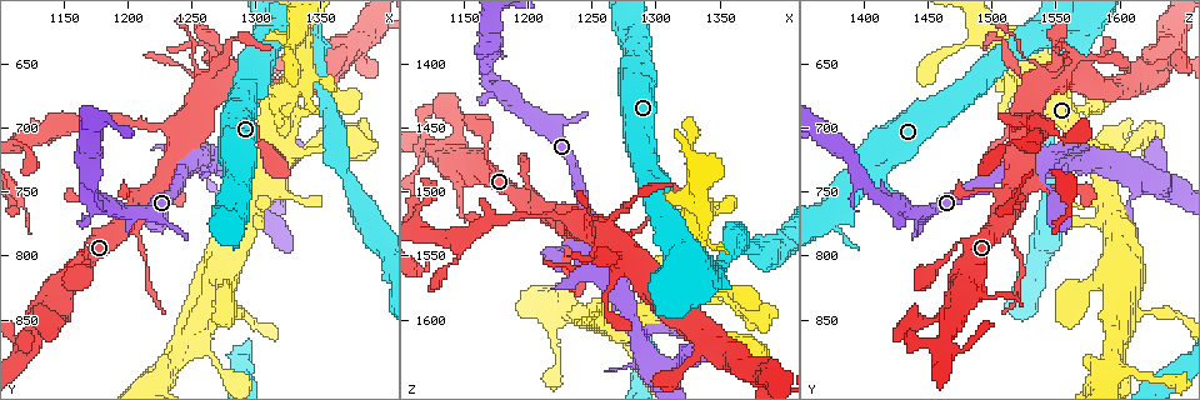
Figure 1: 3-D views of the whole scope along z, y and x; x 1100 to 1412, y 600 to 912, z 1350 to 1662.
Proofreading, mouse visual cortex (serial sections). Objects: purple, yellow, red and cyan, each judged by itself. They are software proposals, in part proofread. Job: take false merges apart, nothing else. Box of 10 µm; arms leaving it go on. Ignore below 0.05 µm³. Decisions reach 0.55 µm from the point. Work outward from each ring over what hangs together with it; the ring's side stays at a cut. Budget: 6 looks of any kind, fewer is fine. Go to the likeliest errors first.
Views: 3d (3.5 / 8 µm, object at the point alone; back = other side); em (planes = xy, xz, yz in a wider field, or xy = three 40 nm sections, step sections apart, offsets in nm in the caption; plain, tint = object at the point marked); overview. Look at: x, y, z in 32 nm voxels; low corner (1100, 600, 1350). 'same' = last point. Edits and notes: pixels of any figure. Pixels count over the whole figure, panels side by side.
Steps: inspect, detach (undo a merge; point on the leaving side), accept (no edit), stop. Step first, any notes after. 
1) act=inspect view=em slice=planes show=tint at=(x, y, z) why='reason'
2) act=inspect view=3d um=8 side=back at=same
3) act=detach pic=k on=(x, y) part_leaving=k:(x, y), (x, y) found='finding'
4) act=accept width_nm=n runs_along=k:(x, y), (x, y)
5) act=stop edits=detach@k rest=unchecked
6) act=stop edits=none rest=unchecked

act=inspect view=3d um=3.5 at=(1124, 868, 1462) why='arms part here'

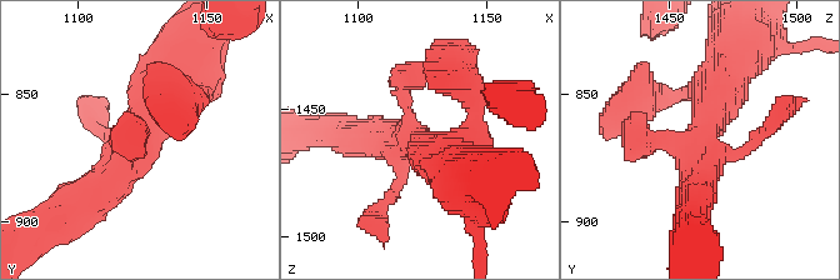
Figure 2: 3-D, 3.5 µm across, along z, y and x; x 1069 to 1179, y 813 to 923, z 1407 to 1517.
act=inspect view=em slice=xy step=1 show=tint at=(1122, 869, 1463) arms=4 arm_widths_nm=150,200,450,600

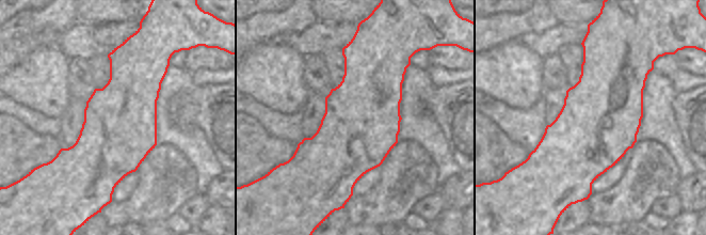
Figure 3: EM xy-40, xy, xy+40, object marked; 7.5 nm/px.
act=accept runs_along=2:(176, 74), (84, 204) found='one cell here'

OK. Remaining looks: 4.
act=inspect view=em slice=xy step=2 show=tint at=(1256, 866, 1604) why='three arms meet'

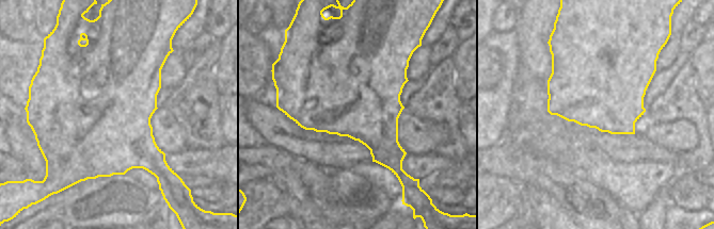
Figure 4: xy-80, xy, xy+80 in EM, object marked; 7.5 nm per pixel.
act=inspect view=3d um=3.5 at=same why='wider look'

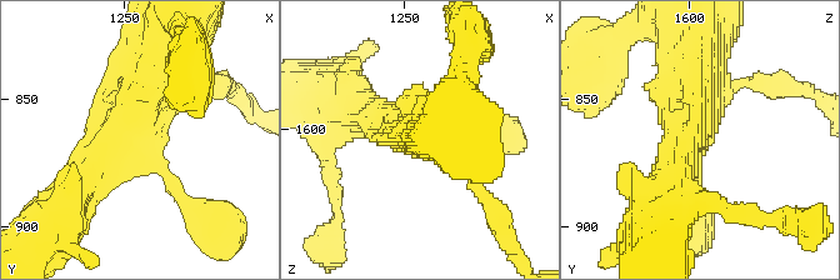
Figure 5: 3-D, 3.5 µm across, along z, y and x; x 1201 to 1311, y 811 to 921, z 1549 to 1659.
act=accept runs_along=5:(169, 51), (138, 118), (76, 190) found='all the same cell'

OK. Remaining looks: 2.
act=stop edits=none rest=unchecked

